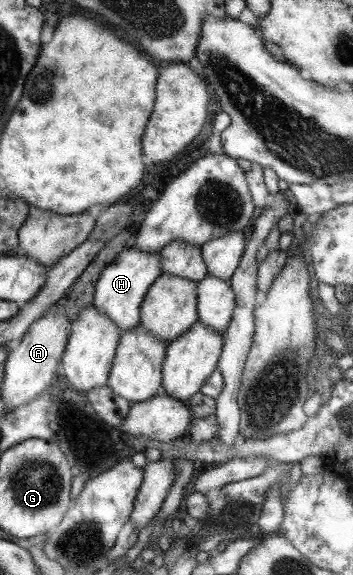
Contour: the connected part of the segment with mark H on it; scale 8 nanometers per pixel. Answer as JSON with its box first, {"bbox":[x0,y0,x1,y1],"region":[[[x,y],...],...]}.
{"bbox":[93,247,161,333],"region":[[[135,247],[121,250],[114,258],[114,262],[107,264],[99,274],[94,284],[93,302],[99,312],[107,316],[117,328],[119,333],[127,328],[135,328],[139,325],[139,313],[143,297],[153,284],[153,281],[161,274],[159,268],[159,254],[141,252]]]}

